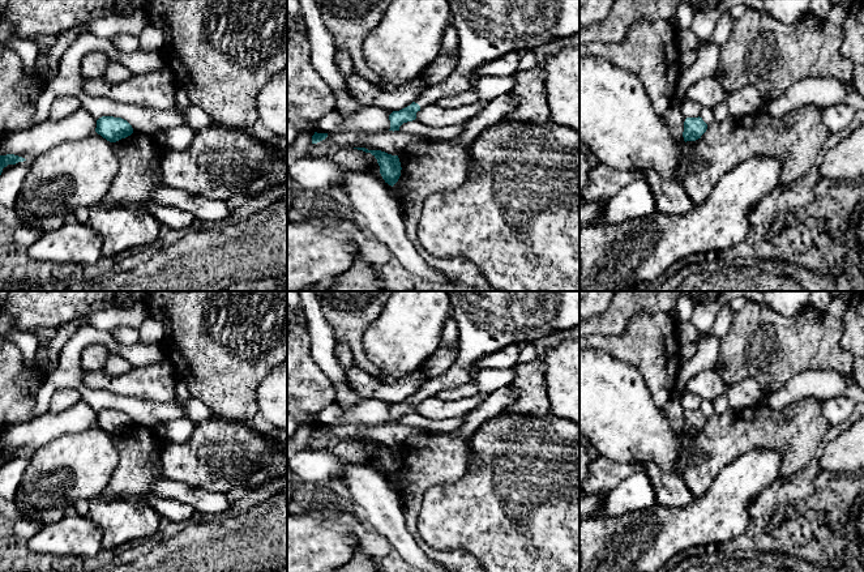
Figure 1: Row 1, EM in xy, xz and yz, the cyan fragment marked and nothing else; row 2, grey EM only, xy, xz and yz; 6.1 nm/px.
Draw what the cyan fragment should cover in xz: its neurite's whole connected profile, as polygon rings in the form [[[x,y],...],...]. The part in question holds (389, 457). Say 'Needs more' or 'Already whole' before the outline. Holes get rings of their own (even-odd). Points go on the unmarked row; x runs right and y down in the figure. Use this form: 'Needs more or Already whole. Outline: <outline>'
Already whole. Outline: [[[365,440],[354,441],[371,445],[377,452],[380,466],[385,475],[393,479],[398,474],[402,462],[398,448],[392,448],[381,443],[368,443]]]

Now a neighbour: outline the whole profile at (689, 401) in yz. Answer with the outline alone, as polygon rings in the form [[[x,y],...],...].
[[[684,392],[680,400],[681,400],[681,405],[685,411],[687,410],[698,410],[703,401],[700,396],[689,393],[689,392]]]

